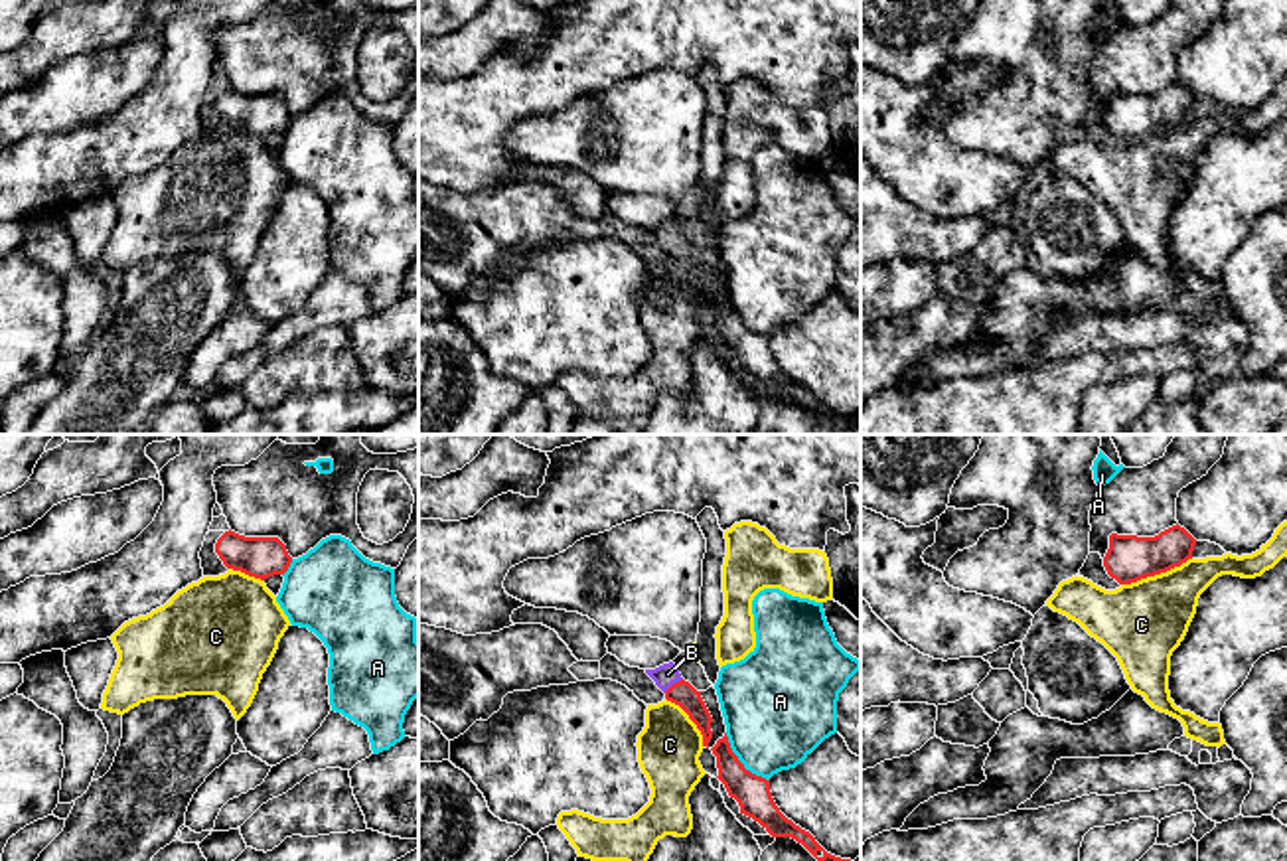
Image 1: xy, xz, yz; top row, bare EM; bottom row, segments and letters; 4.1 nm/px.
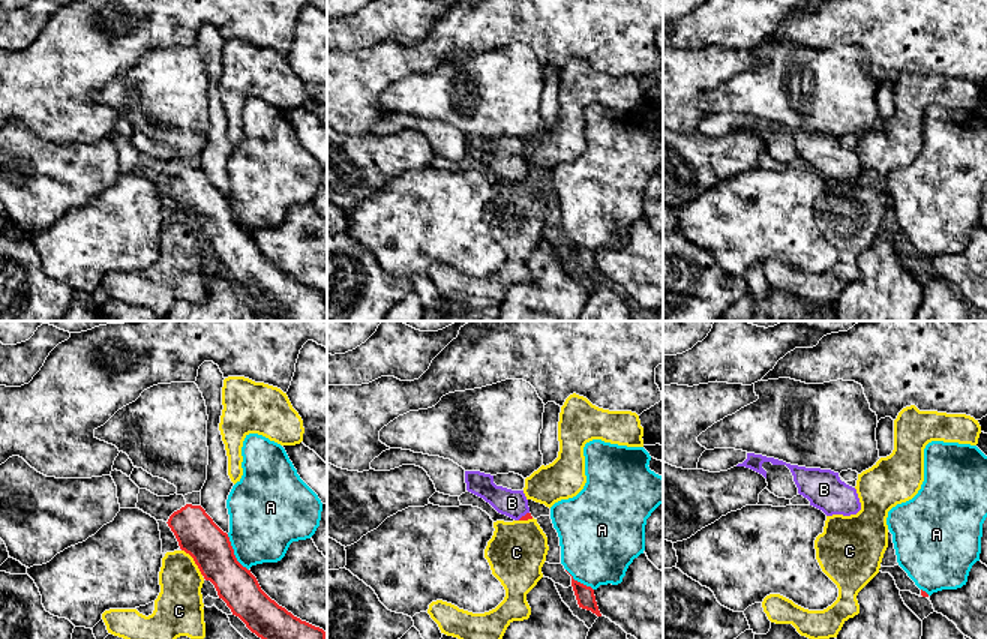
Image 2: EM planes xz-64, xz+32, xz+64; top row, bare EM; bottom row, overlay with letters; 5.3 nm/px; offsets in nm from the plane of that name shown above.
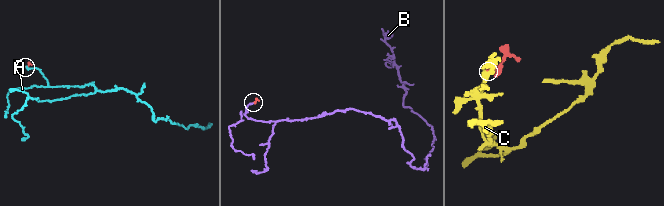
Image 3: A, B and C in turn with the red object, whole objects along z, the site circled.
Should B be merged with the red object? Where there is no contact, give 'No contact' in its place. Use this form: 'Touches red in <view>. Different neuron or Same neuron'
Touches red in xz. Same neuron

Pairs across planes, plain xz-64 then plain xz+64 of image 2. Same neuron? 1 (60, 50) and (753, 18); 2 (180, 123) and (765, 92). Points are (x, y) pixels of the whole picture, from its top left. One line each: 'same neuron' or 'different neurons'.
1: different neurons
2: same neuron

